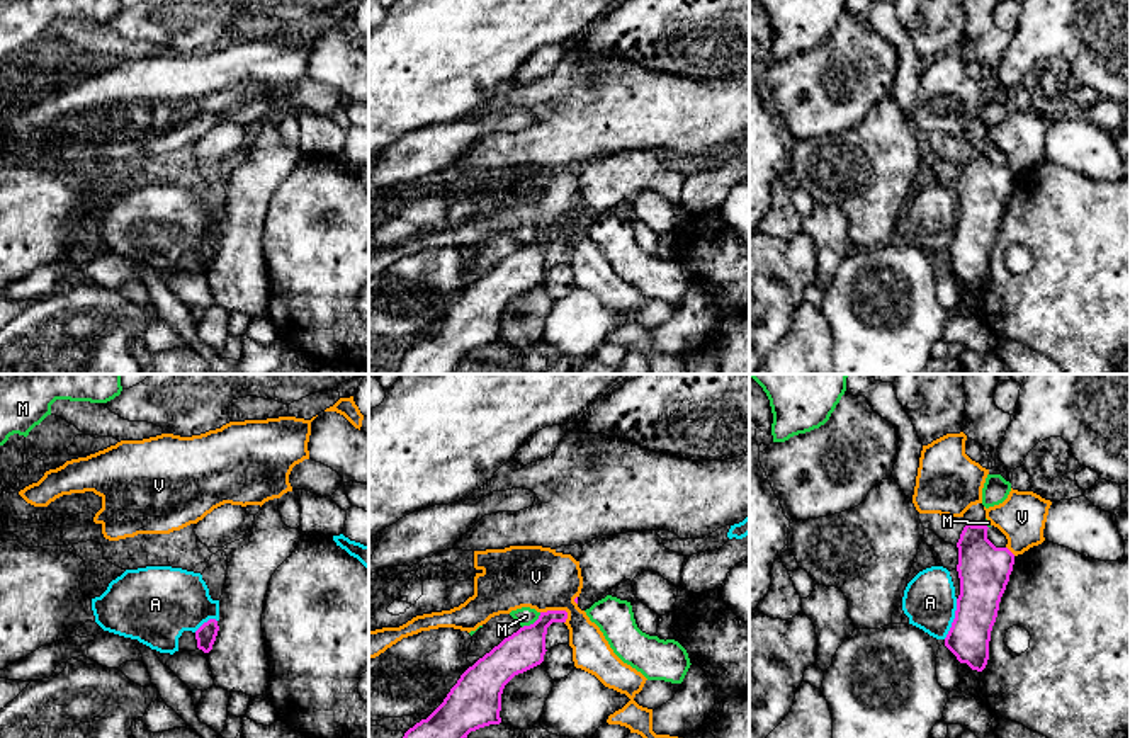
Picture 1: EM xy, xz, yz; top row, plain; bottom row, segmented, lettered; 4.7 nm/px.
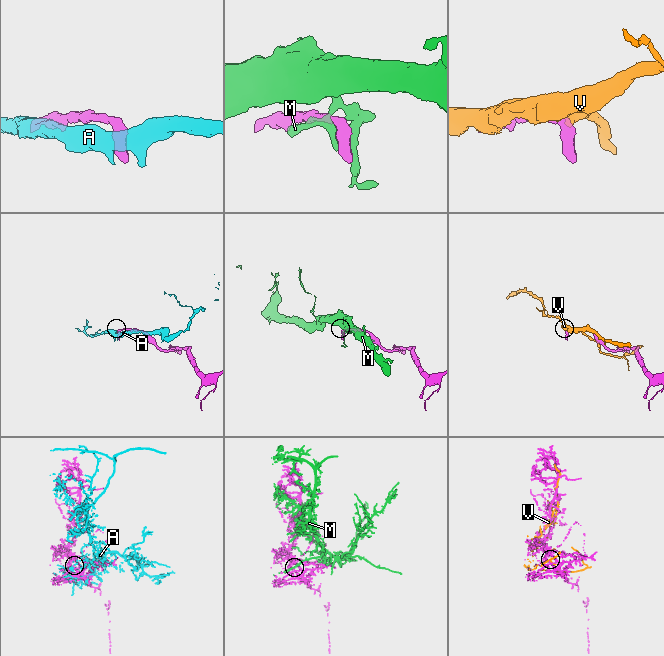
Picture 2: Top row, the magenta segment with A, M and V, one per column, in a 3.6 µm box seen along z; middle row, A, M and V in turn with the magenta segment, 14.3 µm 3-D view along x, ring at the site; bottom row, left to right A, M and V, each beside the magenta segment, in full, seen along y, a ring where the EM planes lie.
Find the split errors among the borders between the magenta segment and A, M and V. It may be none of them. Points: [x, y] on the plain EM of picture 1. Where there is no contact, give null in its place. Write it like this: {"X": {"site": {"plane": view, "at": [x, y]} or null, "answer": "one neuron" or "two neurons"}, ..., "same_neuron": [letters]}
{"A": {"site": {"plane": "yz", "at": [954, 238]}, "answer": "two neurons"}, "M": {"site": {"plane": "xz", "at": [534, 242]}, "answer": "two neurons"}, "V": {"site": {"plane": "xz", "at": [556, 230]}, "answer": "two neurons"}, "same_neuron": []}

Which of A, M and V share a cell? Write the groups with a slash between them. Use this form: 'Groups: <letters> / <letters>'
Groups: A / M / V

